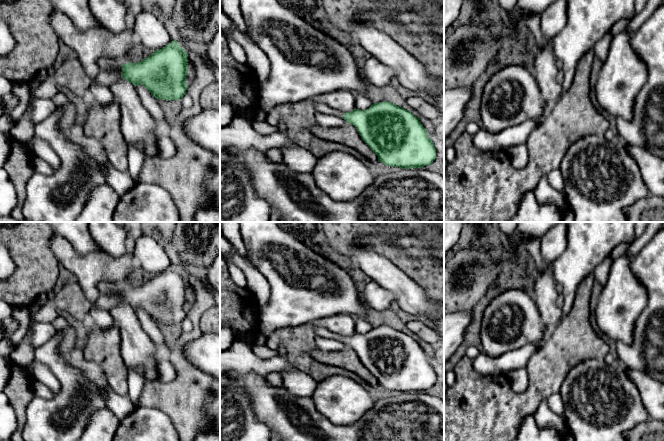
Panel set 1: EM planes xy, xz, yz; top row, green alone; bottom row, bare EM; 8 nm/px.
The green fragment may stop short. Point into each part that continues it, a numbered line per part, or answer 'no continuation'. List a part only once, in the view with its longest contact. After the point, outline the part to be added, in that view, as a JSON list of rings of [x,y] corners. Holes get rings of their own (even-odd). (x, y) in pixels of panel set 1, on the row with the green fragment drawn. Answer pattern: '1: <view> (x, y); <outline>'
1: xz (319, 106); [[[316,99],[315,101],[315,109],[316,111],[322,112],[324,114],[330,114],[338,117],[342,117],[344,115],[344,112],[341,112],[339,110],[335,110],[329,106],[327,106],[325,103],[319,101]]]

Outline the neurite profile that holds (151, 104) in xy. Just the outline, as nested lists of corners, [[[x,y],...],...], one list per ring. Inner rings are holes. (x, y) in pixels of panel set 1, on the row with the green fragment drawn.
[[[141,84],[136,86],[136,91],[141,99],[142,105],[157,122],[166,122],[165,113],[160,107],[157,99]]]

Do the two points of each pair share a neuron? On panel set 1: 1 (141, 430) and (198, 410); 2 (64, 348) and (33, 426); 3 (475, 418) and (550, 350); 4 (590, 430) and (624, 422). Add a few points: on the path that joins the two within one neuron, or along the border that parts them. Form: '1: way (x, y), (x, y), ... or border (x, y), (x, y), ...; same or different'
1: border (149, 408), (160, 409), (171, 420), (177, 430); different
2: border (61, 332), (58, 353), (66, 362), (80, 370); different
3: way (500, 411), (518, 406), (545, 379), (546, 375); same
4: way (598, 429), (616, 424); same

